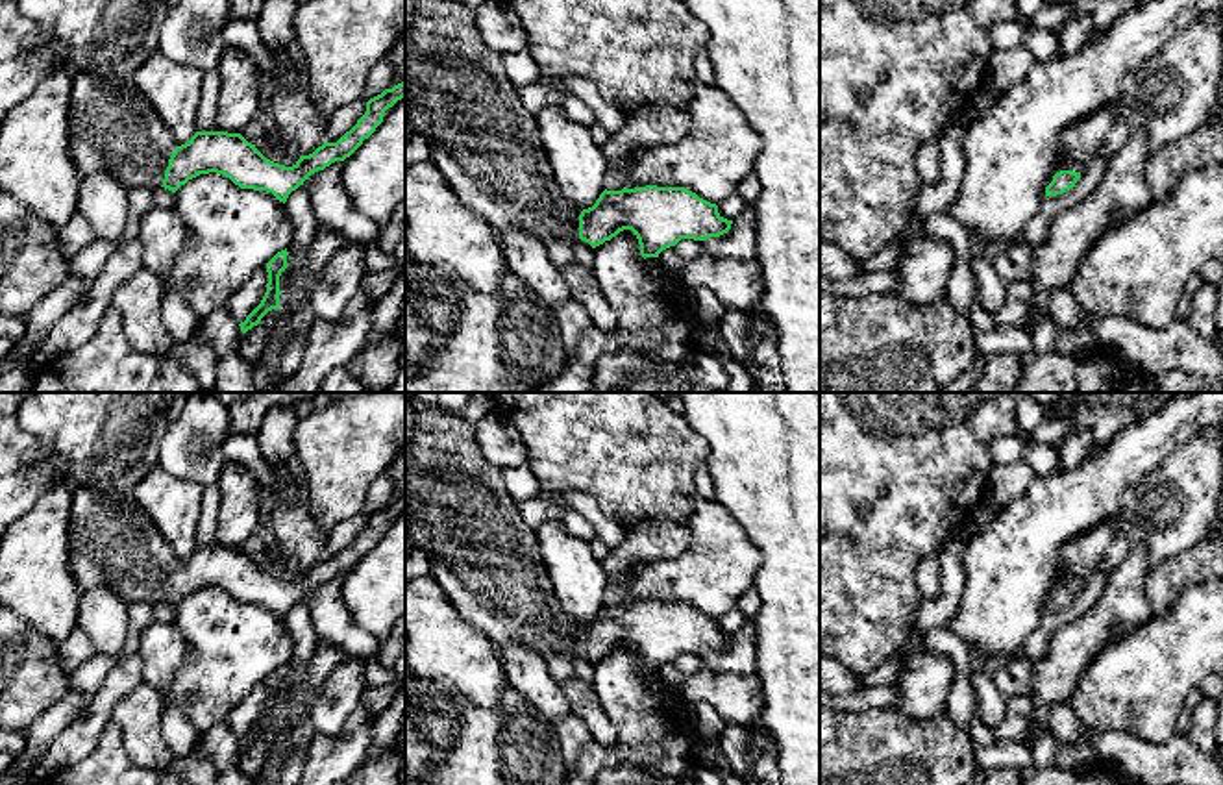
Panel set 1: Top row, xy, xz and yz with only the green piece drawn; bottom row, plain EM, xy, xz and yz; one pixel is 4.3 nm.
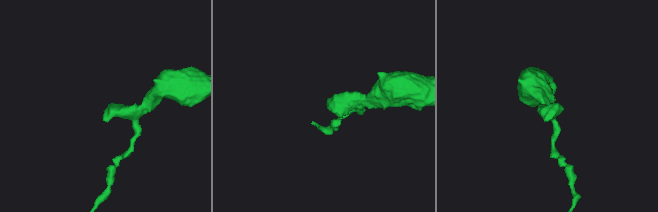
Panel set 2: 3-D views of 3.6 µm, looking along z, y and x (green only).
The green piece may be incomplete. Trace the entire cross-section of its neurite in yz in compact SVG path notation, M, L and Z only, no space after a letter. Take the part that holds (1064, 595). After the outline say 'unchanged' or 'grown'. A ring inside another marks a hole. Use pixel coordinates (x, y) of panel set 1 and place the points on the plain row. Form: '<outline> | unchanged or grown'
M1110 518L1060 548L1058 572L1045 598L1045 611L1056 611L1075 602L1082 585L1101 567L1118 531L1118 518Z | grown

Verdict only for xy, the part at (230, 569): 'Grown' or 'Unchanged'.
Grown

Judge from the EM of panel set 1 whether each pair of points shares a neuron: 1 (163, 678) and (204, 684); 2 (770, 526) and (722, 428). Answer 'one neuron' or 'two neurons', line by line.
1: two neurons
2: one neuron

